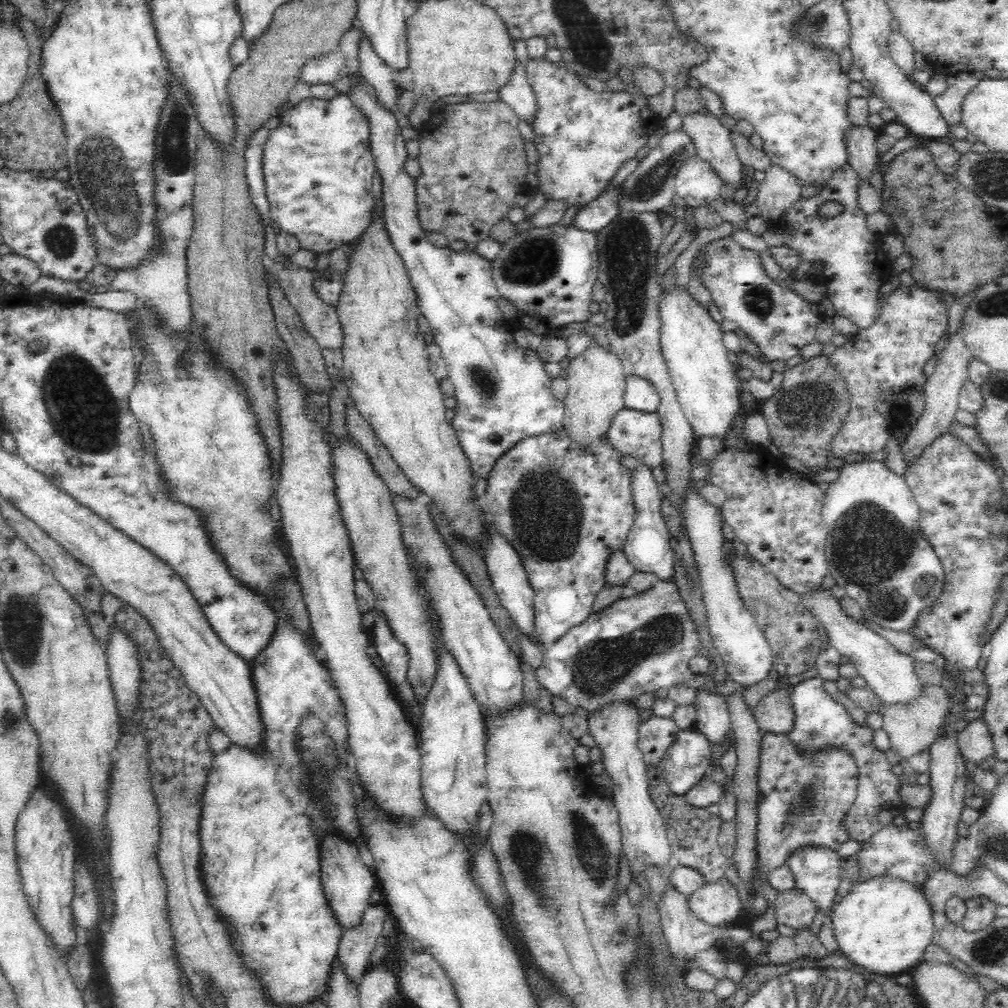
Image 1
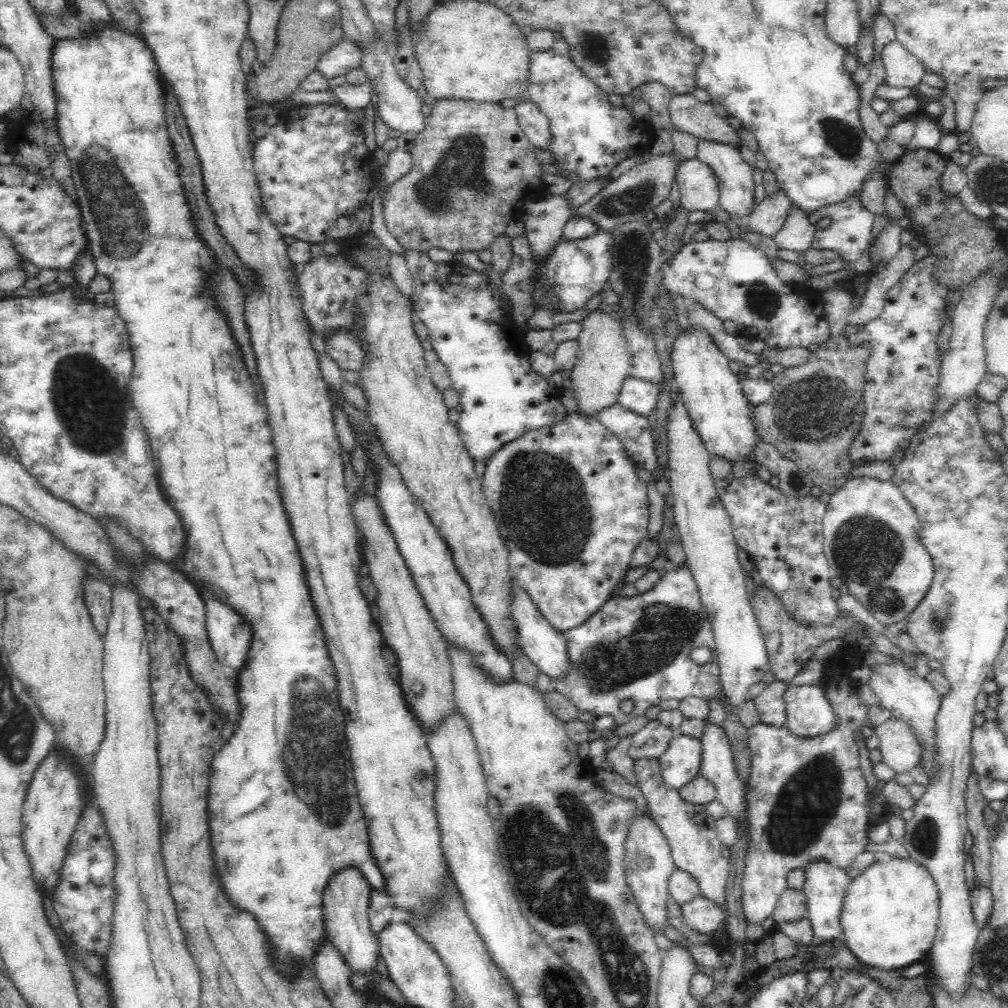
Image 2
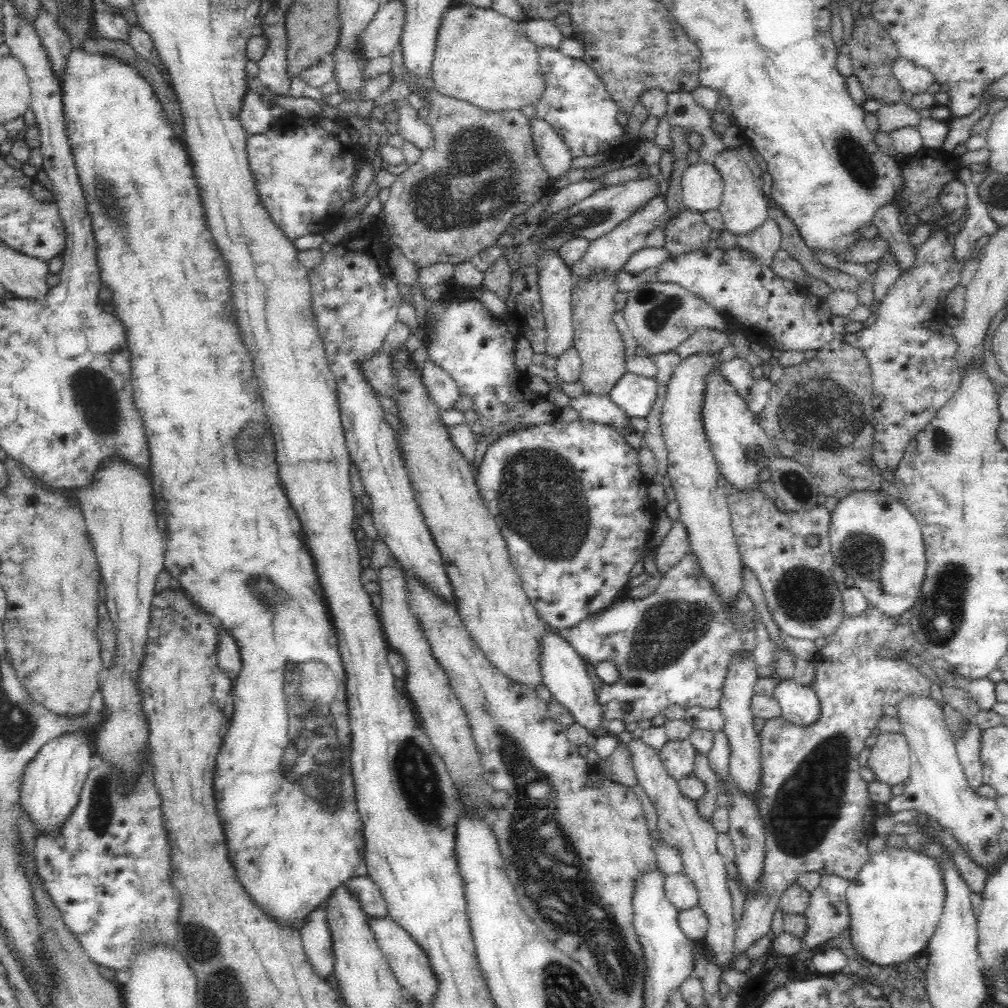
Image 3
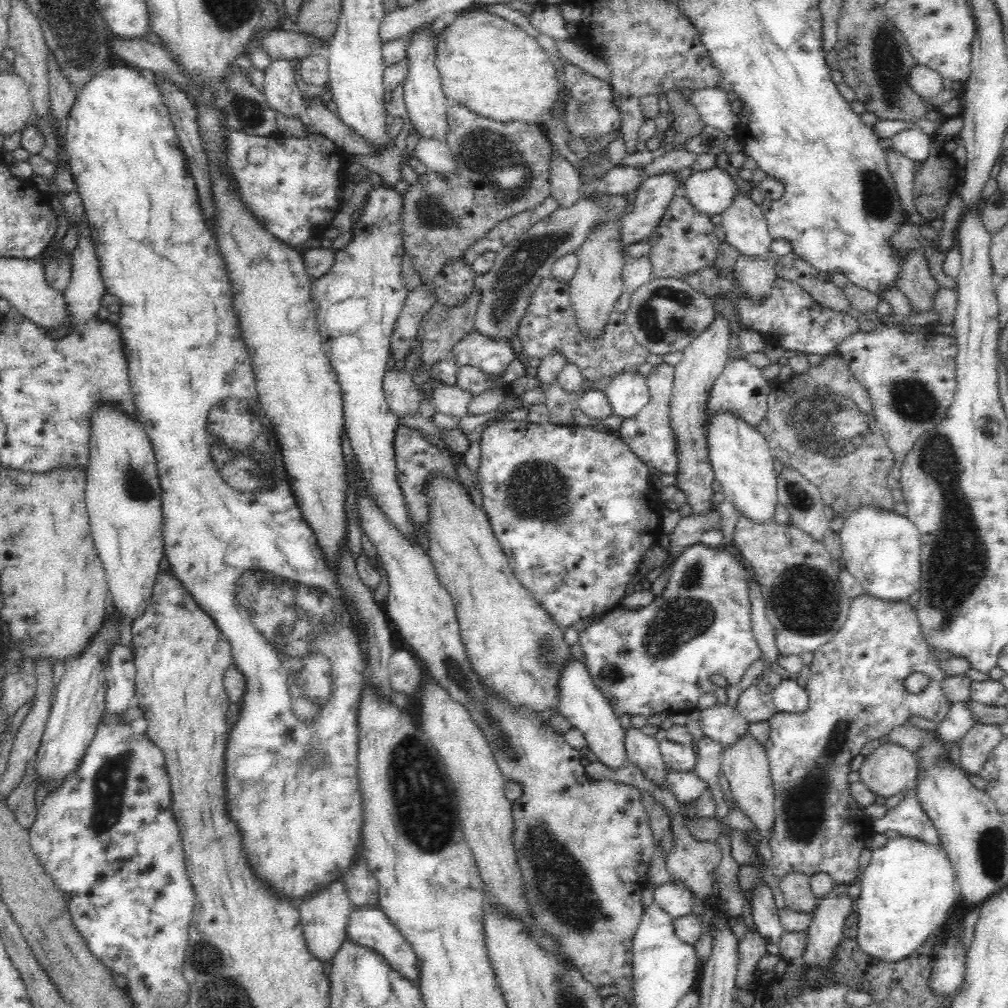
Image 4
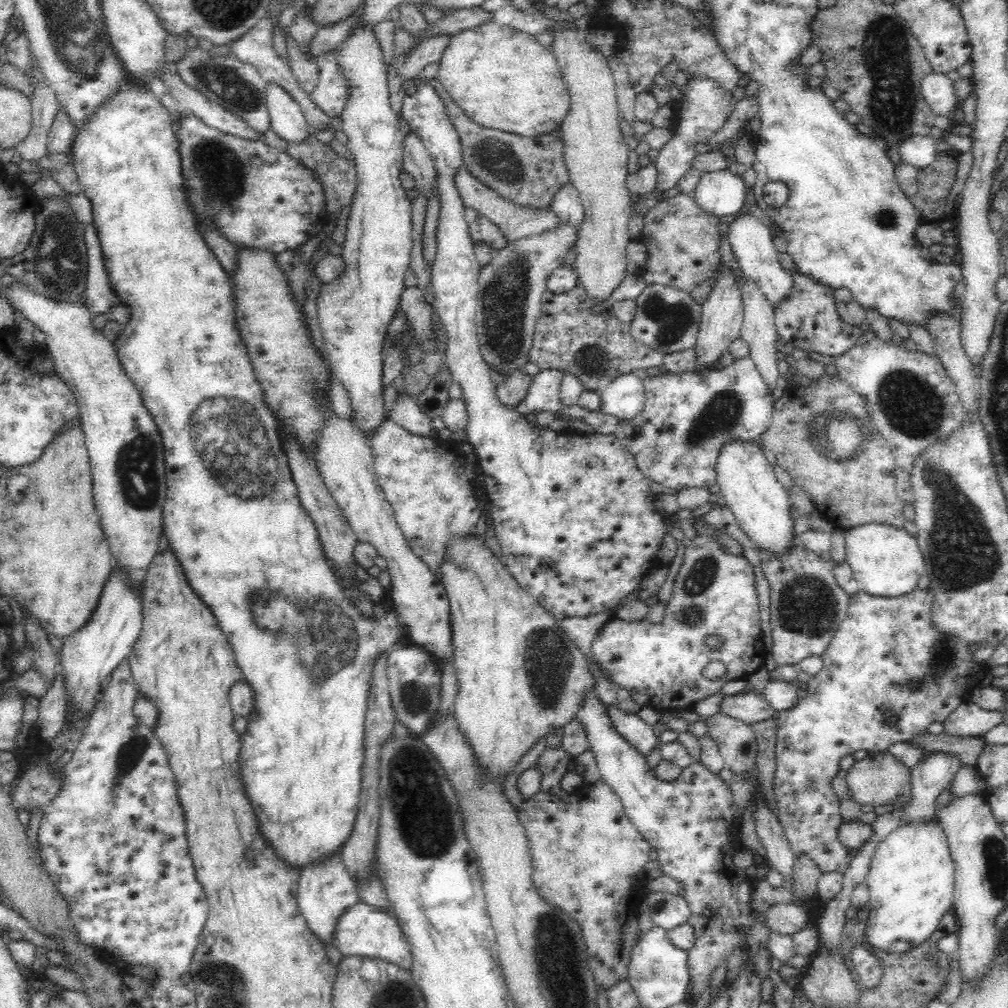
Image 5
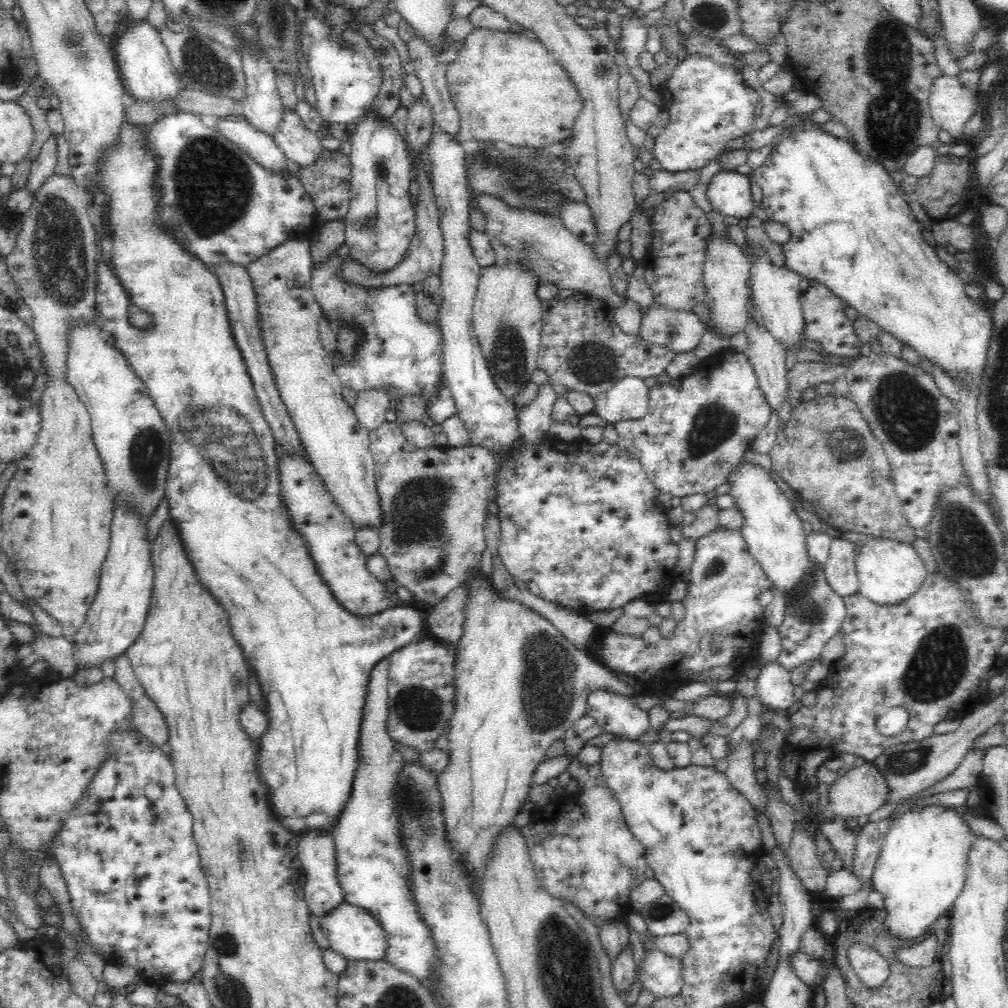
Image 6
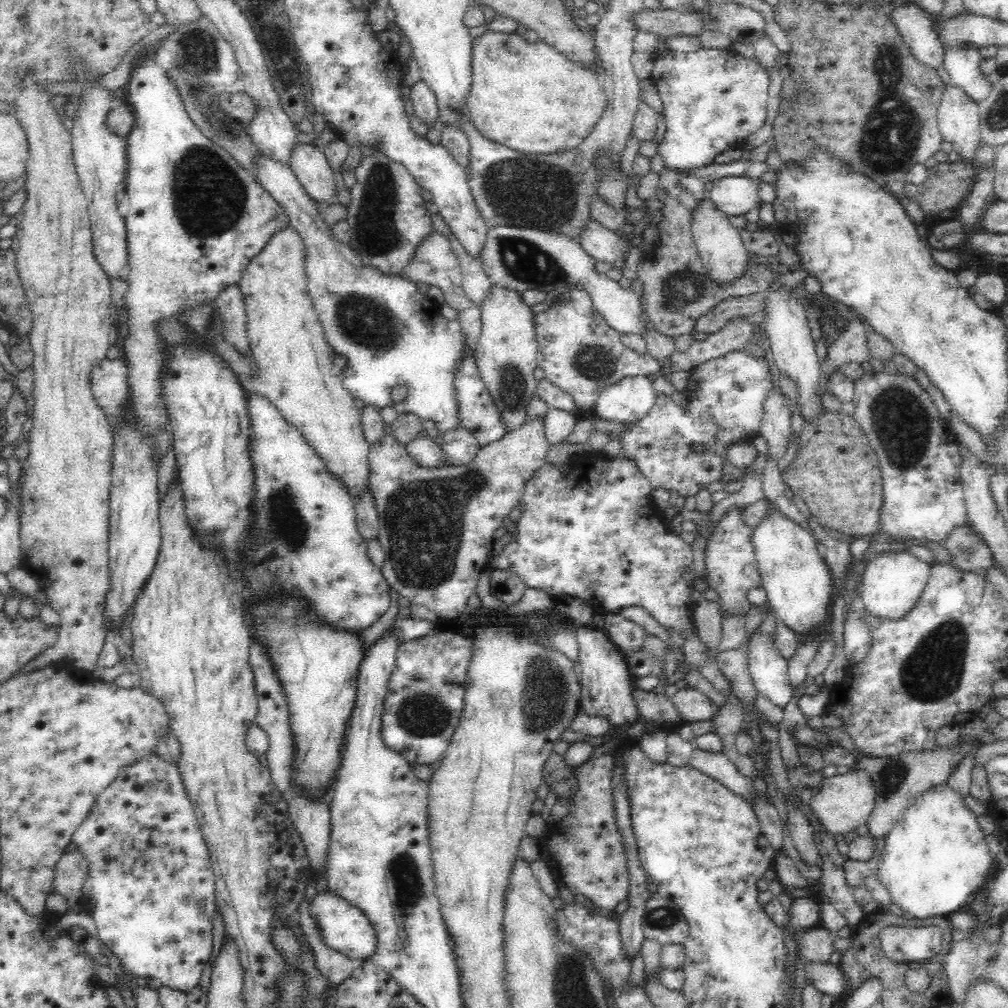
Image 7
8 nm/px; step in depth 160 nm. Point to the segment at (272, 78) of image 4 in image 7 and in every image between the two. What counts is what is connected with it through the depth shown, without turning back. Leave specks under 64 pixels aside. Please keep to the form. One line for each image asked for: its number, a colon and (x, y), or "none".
5: (287, 120)
6: (301, 146)
7: (309, 163)

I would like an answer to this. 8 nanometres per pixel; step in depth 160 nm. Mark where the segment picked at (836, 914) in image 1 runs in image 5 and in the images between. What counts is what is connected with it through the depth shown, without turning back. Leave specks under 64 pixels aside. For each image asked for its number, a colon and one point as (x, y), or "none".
2: (890, 913)
3: (895, 903)
4: (908, 889)
5: (911, 880)

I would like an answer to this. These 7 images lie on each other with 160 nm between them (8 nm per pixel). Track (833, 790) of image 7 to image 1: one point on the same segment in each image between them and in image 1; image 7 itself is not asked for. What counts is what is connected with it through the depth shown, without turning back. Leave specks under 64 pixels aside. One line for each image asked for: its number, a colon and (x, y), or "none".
1: (912, 728)
2: (901, 751)
3: (889, 760)
4: (890, 769)
5: (880, 779)
6: (861, 791)

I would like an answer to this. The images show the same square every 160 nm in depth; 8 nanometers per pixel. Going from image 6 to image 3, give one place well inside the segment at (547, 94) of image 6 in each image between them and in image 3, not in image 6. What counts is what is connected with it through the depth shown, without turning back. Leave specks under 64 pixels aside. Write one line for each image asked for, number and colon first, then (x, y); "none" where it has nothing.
3: (481, 56)
4: (494, 68)
5: (502, 78)

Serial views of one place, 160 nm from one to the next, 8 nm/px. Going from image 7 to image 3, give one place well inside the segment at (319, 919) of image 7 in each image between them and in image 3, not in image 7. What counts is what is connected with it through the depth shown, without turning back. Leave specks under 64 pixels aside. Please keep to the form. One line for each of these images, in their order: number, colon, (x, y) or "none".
3: (409, 963)
4: (368, 926)
5: (362, 930)
6: (353, 932)

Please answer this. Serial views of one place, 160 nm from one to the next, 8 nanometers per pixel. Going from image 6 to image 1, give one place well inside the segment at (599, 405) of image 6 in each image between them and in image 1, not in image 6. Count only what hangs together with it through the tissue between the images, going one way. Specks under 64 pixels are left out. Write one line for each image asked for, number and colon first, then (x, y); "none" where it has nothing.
1: (639, 394)
2: (640, 396)
3: (635, 395)
4: (627, 393)
5: (624, 398)

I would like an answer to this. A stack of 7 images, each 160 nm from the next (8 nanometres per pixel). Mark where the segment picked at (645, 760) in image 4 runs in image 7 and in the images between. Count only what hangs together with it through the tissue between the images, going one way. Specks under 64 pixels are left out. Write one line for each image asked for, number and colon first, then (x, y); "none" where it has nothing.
5: (636, 731)
6: (621, 715)
7: (607, 684)

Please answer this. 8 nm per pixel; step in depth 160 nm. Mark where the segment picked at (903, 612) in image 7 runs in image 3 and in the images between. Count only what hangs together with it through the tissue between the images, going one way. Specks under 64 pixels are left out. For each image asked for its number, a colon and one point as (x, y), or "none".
3: (877, 541)
4: (882, 550)
5: (887, 562)
6: (889, 572)

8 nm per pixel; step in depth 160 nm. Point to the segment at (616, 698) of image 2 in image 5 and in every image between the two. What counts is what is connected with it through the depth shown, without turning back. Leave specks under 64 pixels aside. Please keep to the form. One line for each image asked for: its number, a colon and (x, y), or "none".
3: (674, 646)
4: (661, 657)
5: (660, 665)

